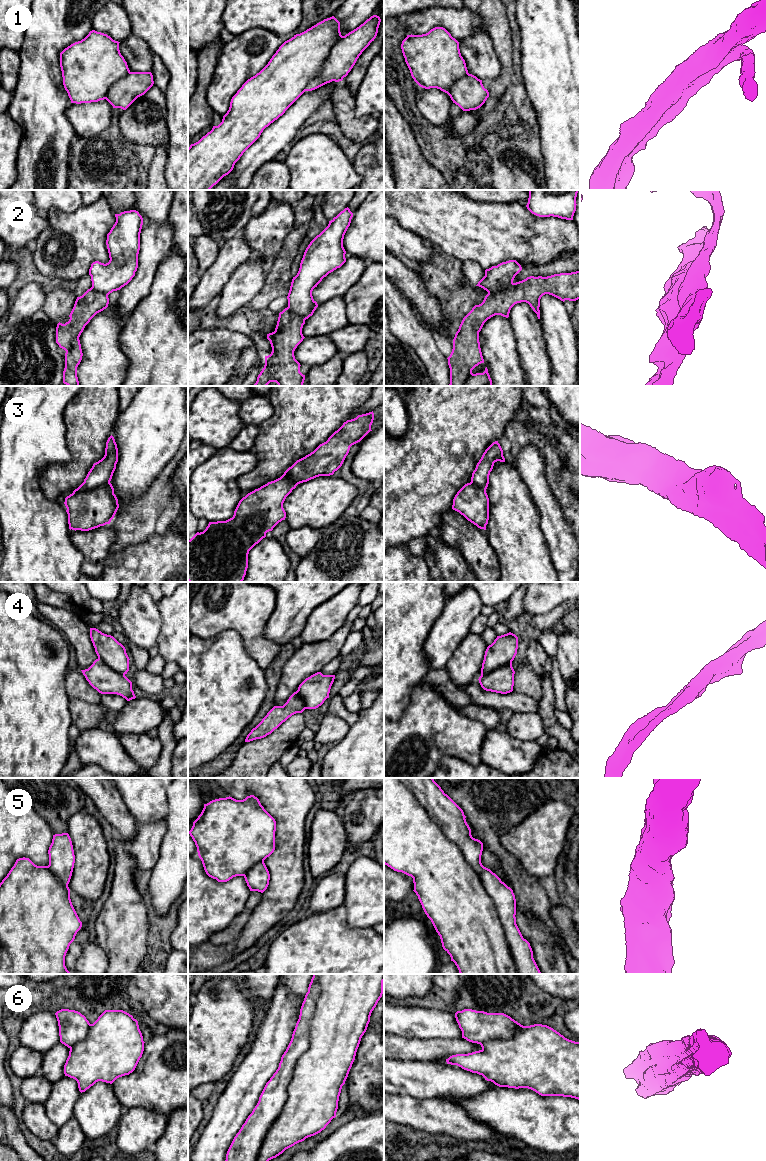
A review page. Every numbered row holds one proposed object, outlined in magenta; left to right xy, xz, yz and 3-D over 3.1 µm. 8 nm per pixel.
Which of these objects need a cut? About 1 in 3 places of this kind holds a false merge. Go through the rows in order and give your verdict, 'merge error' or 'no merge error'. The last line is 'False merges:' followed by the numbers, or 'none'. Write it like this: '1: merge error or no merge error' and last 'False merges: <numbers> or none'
1: no merge error
2: merge error
3: no merge error
4: no merge error
5: no merge error
6: no merge error
False merges: 2

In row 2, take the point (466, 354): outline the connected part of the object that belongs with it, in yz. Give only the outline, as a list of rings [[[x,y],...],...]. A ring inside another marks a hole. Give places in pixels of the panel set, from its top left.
[[[580,271],[547,277],[530,276],[499,292],[488,293],[483,302],[475,305],[463,318],[455,334],[453,349],[447,358],[449,386],[492,386],[487,367],[483,373],[472,373],[476,366],[484,363],[479,342],[484,323],[495,315],[508,318],[511,308],[521,302],[528,303],[540,319],[540,299],[545,294],[563,302],[580,299]]]

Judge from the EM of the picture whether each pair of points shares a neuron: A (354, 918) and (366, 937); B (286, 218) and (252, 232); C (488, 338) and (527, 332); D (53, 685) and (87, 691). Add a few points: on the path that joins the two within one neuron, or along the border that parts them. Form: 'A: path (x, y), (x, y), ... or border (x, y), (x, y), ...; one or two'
A: border (345, 910), (347, 924), (350, 927), (372, 928); two
B: path (278, 219), (265, 232), (260, 232); one
C: border (508, 317), (519, 357); two
D: border (67, 670), (66, 695), (69, 699), (69, 710); two

